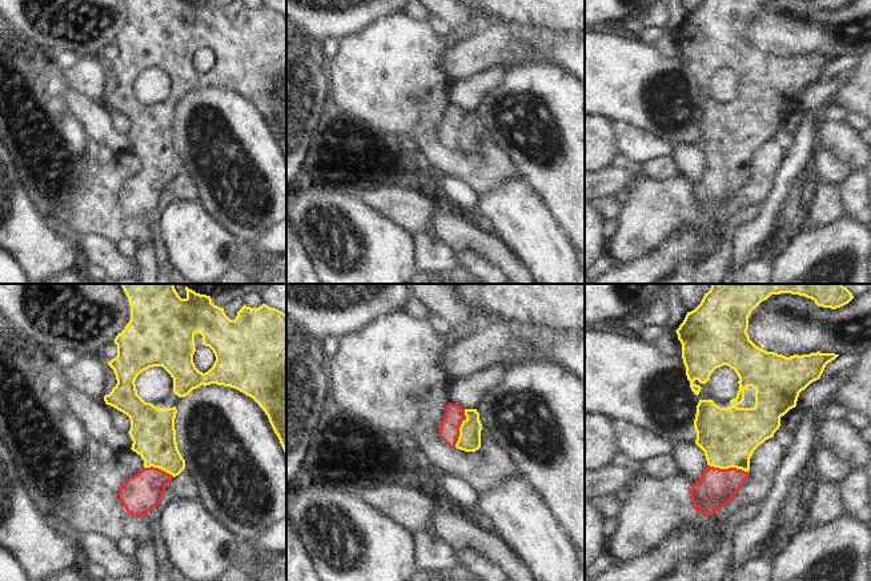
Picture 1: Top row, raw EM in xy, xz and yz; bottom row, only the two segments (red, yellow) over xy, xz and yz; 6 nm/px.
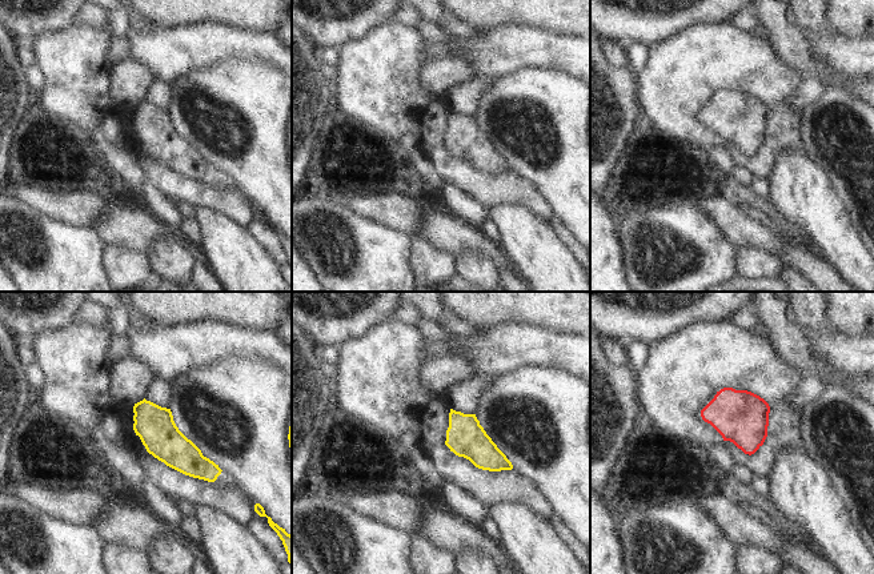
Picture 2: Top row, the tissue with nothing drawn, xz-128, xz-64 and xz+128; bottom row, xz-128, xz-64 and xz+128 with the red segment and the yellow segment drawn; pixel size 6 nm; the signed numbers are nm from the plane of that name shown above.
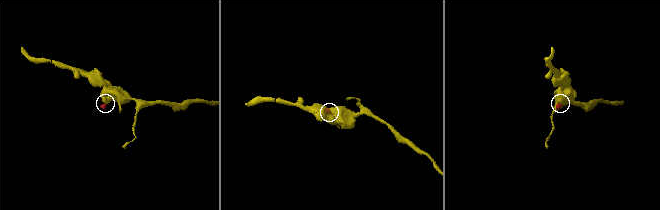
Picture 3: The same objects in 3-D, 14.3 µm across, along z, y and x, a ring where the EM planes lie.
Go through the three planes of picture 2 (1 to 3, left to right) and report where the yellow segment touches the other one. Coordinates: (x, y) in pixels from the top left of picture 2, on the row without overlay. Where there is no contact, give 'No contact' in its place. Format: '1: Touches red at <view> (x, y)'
1: No contact
2: No contact
3: No contact.

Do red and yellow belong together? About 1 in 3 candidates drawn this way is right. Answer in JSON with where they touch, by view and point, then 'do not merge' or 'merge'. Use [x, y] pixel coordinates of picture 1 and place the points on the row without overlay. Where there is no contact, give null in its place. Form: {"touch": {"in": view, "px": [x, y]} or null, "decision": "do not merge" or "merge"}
{"touch": {"in": "yz", "px": [729, 169]}, "decision": "merge"}

